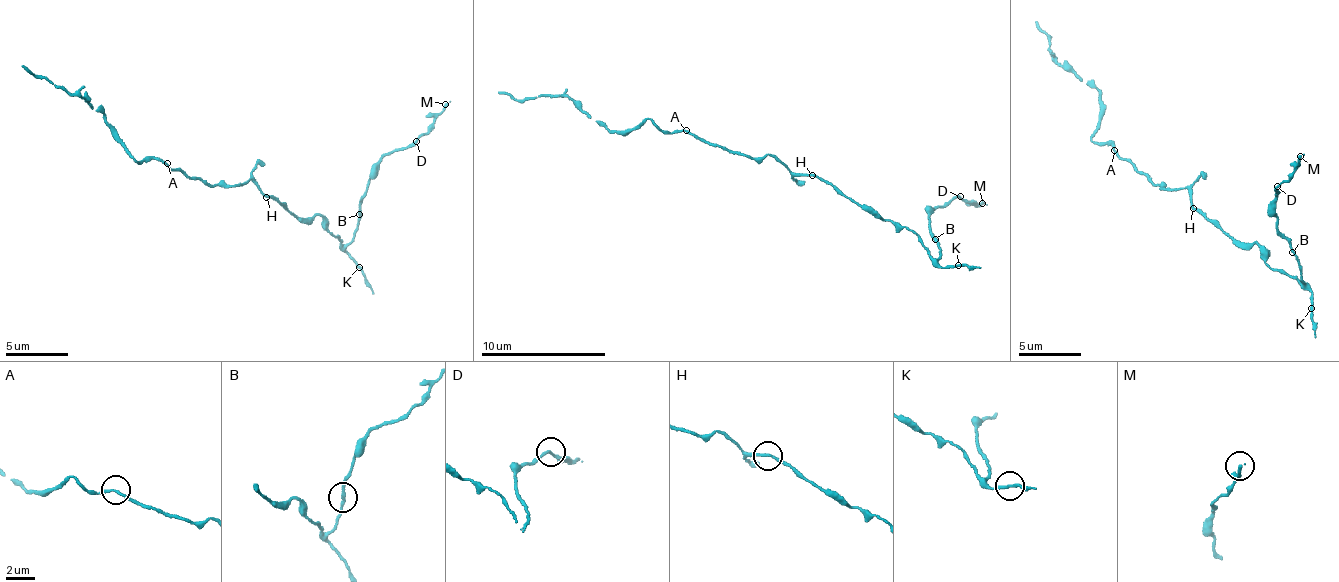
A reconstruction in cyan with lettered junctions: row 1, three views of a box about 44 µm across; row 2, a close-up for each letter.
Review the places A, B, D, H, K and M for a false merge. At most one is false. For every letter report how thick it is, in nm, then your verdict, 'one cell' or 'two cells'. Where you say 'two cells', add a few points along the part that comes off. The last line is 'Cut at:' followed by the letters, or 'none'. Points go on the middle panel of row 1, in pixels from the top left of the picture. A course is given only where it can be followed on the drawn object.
A: 170 nm | one cell
B: 180 nm | one cell
D: 180 nm | one cell
H: 160 nm | one cell
K: 170 nm | one cell
M: 220 nm | one cell
Cut at: none

